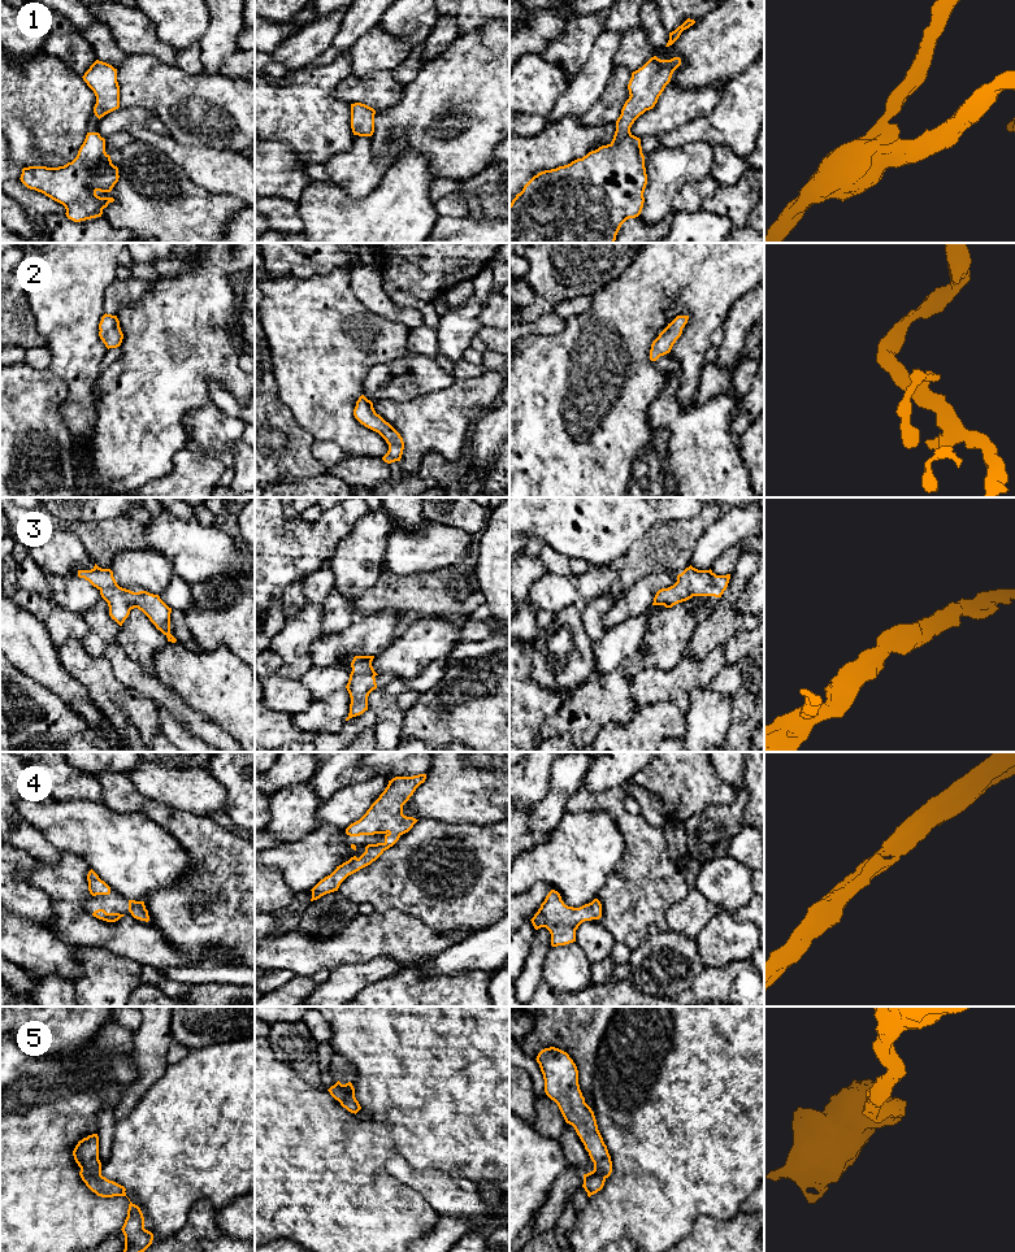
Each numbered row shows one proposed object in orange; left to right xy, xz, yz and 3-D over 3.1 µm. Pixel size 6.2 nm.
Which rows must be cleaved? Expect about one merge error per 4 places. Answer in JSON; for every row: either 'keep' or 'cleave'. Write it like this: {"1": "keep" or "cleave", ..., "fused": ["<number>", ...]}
{"1": "keep", "2": "keep", "3": "keep", "4": "keep", "5": "keep", "fused": []}

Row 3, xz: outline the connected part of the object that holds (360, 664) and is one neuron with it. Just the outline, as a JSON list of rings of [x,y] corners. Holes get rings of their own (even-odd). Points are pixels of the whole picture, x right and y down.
[[[355,656],[351,662],[352,671],[346,686],[351,704],[346,721],[368,710],[368,696],[377,688],[374,677],[378,674],[372,666],[373,658],[374,656]]]

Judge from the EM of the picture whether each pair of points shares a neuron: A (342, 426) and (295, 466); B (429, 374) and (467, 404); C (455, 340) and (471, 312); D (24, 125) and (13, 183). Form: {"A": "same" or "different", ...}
{"A": "different", "B": "different", "C": "same", "D": "different"}

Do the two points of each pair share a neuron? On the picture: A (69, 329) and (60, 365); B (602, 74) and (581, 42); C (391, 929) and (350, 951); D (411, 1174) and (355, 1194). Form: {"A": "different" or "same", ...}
{"A": "same", "B": "different", "C": "same", "D": "different"}

